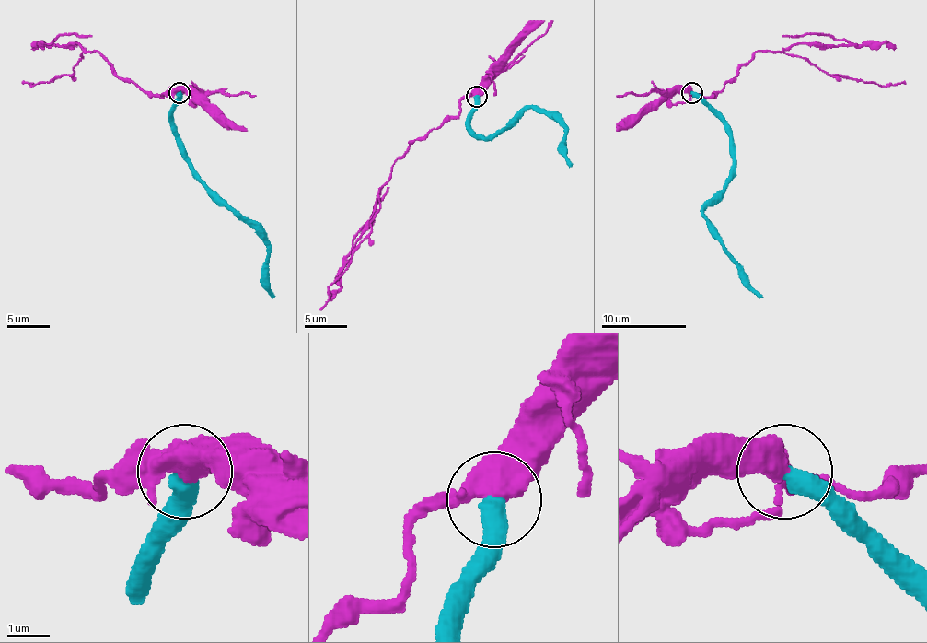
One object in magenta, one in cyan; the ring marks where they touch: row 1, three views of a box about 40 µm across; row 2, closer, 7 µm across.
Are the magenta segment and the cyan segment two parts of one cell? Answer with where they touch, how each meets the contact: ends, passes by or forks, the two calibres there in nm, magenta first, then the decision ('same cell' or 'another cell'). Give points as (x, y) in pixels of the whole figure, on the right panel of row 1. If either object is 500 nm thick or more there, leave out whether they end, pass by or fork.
at (691, 92); 550 nm thick on the magenta side, 480 nm on the other; another cell

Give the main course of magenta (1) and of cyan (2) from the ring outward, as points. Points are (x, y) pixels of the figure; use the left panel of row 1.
1: (179, 90), (149, 97), (126, 78), (120, 78), (97, 51), (82, 54), (71, 74), (30, 87), (22, 84)
2: (179, 93), (172, 121), (179, 137), (181, 157), (242, 217), (268, 250), (268, 294), (272, 298)

